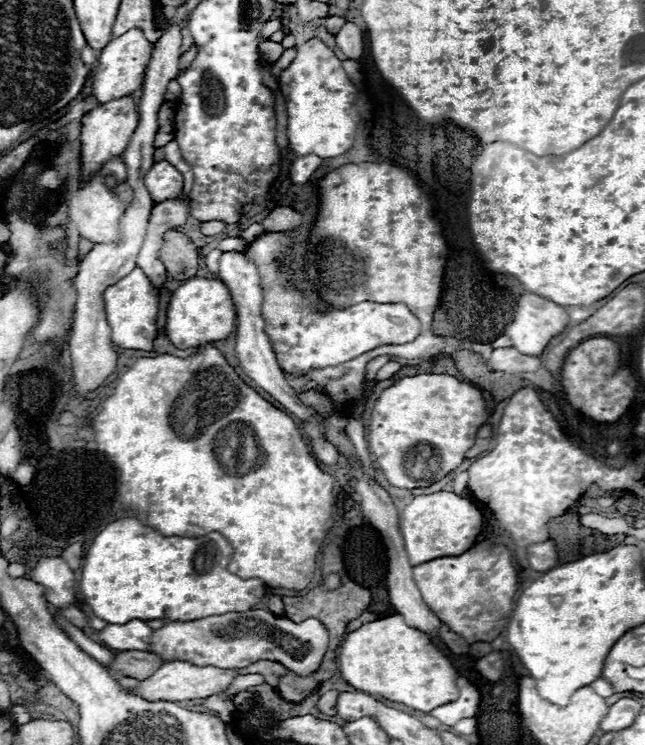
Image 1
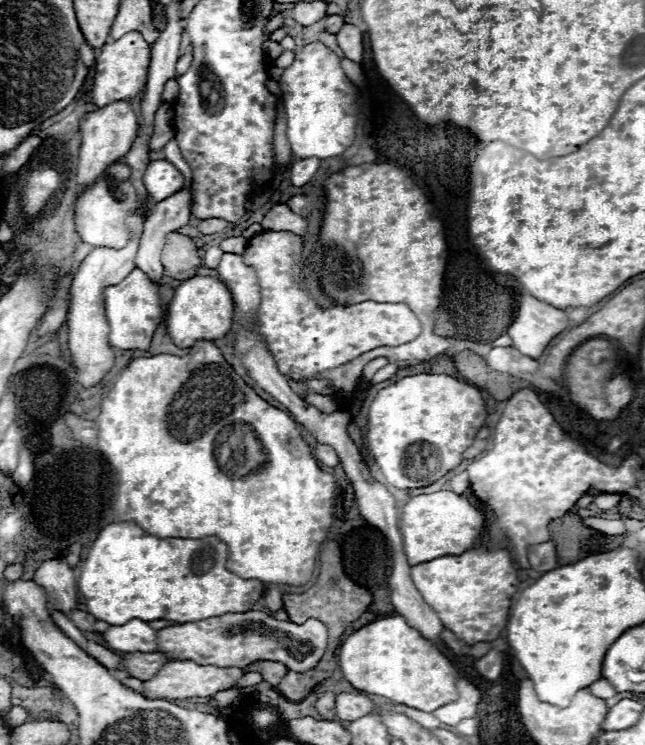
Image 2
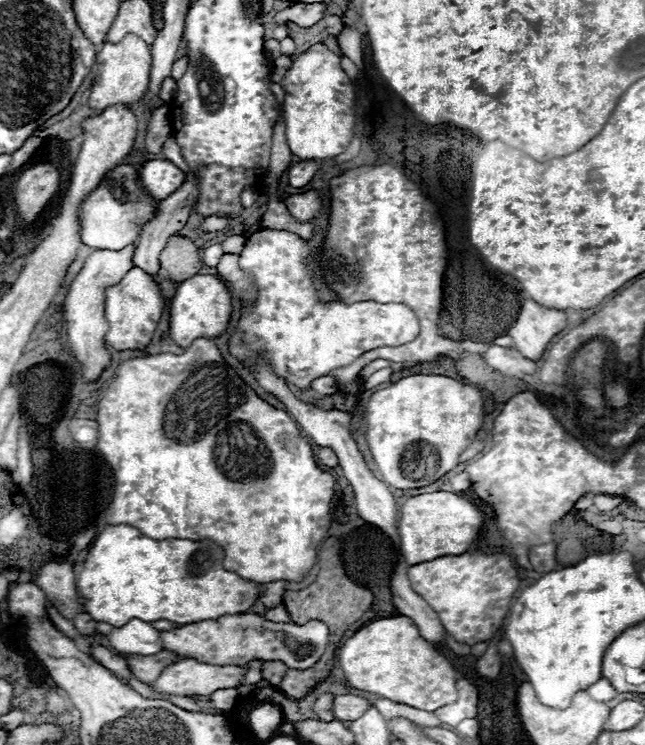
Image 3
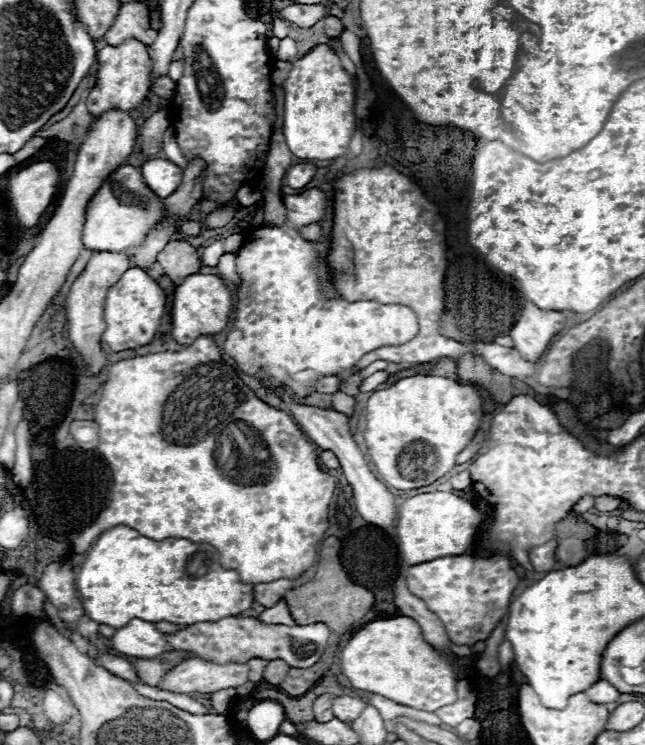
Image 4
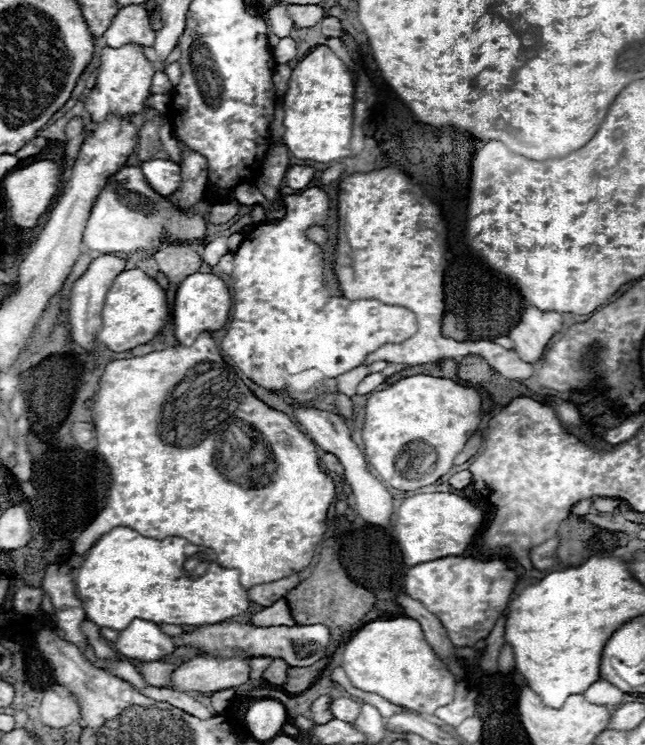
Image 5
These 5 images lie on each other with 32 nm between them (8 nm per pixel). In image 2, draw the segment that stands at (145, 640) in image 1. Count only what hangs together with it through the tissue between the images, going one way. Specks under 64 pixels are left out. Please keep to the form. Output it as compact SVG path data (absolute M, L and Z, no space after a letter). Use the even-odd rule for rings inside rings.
M138 618L126 622L124 626L110 626L102 638L116 652L142 652L152 654L158 652L156 646L156 630Z

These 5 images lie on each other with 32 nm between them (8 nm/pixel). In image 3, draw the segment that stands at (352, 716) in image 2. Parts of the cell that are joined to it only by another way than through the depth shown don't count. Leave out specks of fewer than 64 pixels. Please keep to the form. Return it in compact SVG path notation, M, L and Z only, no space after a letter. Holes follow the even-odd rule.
M344 694L344 696L336 696L334 698L334 716L342 722L348 722L348 720L356 720L360 718L366 710L368 710L370 702L360 698L360 696L352 696L352 694Z

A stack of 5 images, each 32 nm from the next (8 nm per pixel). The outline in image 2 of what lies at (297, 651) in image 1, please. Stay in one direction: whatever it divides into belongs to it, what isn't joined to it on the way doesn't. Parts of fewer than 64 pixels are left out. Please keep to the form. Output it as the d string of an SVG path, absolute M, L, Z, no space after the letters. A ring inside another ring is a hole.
M240 612L224 614L218 618L206 618L188 624L174 624L158 630L158 650L170 654L176 660L194 660L198 664L214 666L238 666L246 668L256 660L282 662L288 670L306 672L312 670L328 646L328 628L320 620L306 620L304 624L280 622L266 612Z

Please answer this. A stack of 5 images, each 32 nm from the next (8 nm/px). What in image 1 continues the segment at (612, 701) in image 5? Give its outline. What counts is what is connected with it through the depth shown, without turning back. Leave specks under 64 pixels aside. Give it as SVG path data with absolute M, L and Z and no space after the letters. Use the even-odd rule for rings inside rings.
M604 678L594 680L590 686L592 686L592 690L594 690L598 696L602 696L602 698L610 698L610 696L614 694L614 688L612 688L612 686L610 686L610 682L608 682L608 680L604 680Z

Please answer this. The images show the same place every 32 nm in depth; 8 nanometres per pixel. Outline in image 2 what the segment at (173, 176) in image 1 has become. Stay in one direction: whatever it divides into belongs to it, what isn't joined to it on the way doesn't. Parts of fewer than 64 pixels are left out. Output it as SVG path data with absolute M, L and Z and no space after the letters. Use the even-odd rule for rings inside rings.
M152 160L142 176L142 182L152 200L160 202L162 198L176 194L184 186L184 176L168 160Z

